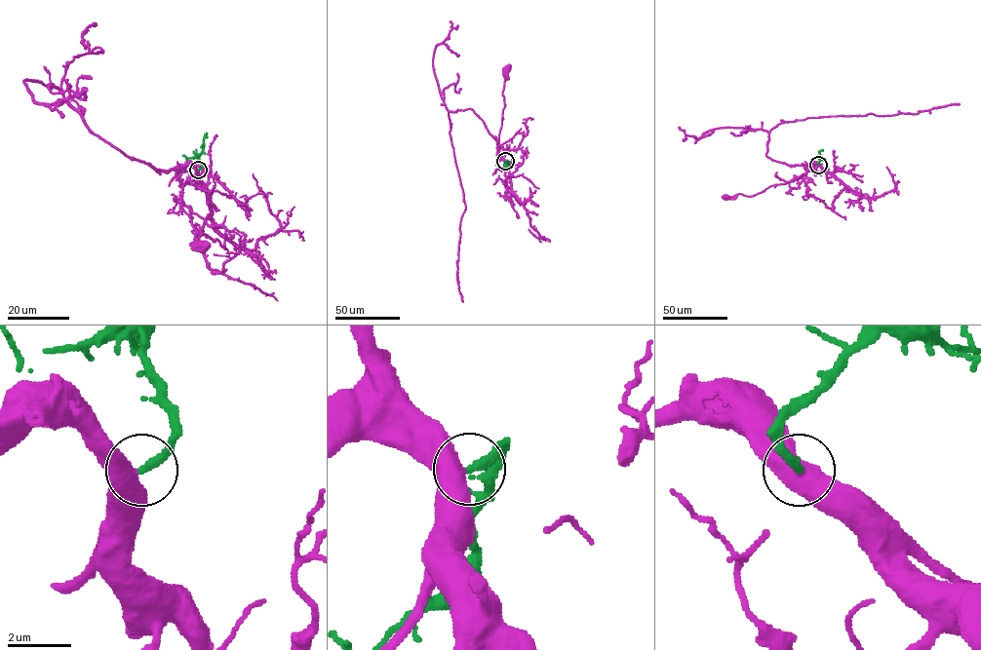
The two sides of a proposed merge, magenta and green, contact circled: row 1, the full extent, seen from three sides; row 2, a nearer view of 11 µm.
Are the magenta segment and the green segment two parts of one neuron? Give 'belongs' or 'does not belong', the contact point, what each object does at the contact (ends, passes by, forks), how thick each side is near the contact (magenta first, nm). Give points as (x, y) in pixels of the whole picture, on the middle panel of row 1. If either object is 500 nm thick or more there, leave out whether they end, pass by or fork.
belongs; place (505, 161); magenta passes by; green ends; calibres 480 and 280 nm

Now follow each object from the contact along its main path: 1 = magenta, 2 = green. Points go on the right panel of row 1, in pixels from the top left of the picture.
1: (818, 165), (816, 163), (801, 177), (769, 186), (751, 196), (738, 194), (731, 198), (725, 197)
2: (818, 165), (821, 159), (819, 152), (823, 151)

